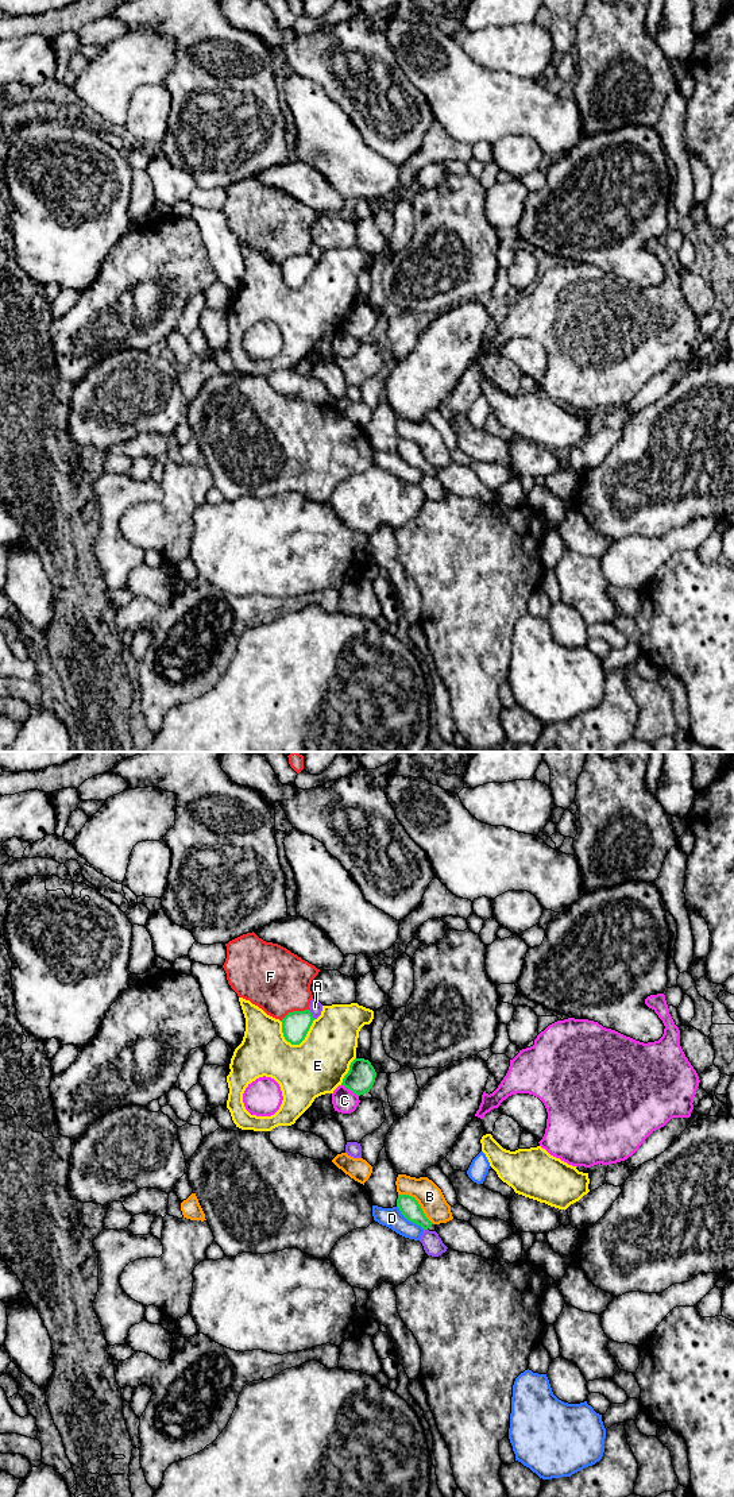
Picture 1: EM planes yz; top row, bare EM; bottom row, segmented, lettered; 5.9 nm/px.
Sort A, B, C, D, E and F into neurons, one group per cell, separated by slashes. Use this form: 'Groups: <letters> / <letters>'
Groups: A / B / C / D / E / F

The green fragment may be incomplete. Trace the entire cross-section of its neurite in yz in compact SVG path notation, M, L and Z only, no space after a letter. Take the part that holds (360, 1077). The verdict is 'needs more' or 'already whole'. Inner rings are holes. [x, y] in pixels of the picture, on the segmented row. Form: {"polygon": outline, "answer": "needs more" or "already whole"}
{"polygon": "M355 1058L348 1073L344 1076L341 1085L358 1096L370 1092L375 1083L376 1072L371 1062L364 1058Z", "answer": "already whole"}

